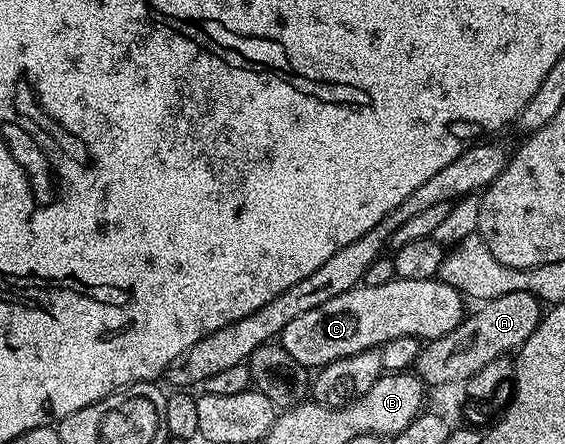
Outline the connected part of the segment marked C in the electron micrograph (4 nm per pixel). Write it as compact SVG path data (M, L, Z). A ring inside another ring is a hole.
M398 277L383 287L360 284L356 289L299 315L283 327L279 343L299 364L310 371L335 363L343 355L375 349L400 337L415 337L428 343L455 331L467 316L466 298L461 292L439 279L403 279Z

